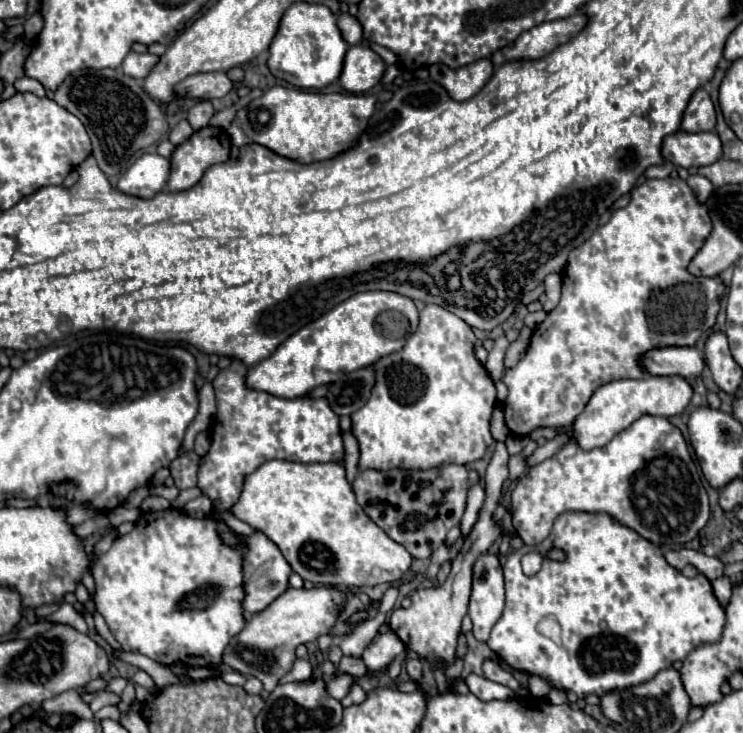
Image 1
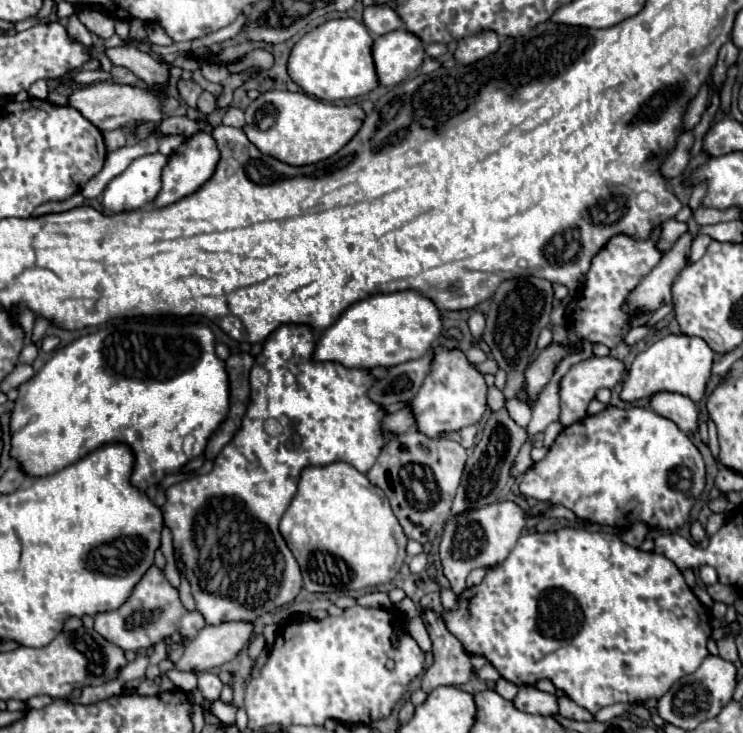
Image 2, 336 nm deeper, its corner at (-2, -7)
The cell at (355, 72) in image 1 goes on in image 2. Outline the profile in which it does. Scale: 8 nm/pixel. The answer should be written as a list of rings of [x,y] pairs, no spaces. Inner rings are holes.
[[[400,28],[374,40],[372,58],[380,86],[394,86],[420,68],[424,44],[414,34]]]

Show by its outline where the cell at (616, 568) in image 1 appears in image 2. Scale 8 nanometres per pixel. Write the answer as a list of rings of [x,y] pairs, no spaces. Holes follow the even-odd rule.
[[[562,528],[558,532],[534,532],[524,534],[518,538],[514,550],[508,554],[502,566],[496,570],[488,570],[484,580],[478,586],[466,588],[458,596],[458,610],[456,612],[444,612],[444,622],[448,630],[464,644],[464,648],[470,654],[480,654],[488,658],[488,662],[500,672],[500,676],[516,686],[528,686],[536,684],[538,680],[552,680],[556,690],[562,690],[570,700],[574,700],[578,706],[586,708],[588,712],[596,714],[600,708],[610,704],[642,704],[646,700],[658,700],[668,692],[668,688],[680,680],[682,676],[692,674],[708,656],[706,642],[712,636],[712,618],[710,610],[694,596],[690,586],[686,584],[682,572],[676,568],[674,562],[670,562],[666,556],[644,552],[638,548],[628,546],[620,540],[616,534],[608,532],[588,532],[582,528]]]

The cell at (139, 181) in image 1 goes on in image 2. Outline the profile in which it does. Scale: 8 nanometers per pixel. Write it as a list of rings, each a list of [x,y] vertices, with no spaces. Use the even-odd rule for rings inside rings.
[[[156,152],[136,158],[120,176],[116,176],[102,194],[106,212],[124,212],[144,208],[160,192],[160,174],[168,156]]]

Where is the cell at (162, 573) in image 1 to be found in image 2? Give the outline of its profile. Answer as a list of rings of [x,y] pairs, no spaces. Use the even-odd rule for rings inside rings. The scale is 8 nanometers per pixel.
[[[154,564],[146,570],[142,580],[134,586],[130,598],[120,608],[96,614],[94,630],[100,636],[104,636],[108,642],[122,648],[124,652],[126,650],[138,652],[138,650],[148,650],[154,644],[166,640],[172,632],[180,632],[184,640],[192,640],[204,626],[206,626],[204,616],[198,610],[190,612],[182,606],[176,588],[166,580],[164,572]]]

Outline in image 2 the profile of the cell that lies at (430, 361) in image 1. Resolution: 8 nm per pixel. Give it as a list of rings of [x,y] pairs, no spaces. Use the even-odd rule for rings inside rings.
[[[434,346],[432,360],[430,360],[430,372],[424,378],[418,394],[406,404],[412,408],[418,432],[422,432],[424,436],[432,440],[438,440],[444,434],[458,432],[460,428],[468,424],[476,424],[488,408],[486,392],[488,392],[488,386],[484,382],[484,376],[478,372],[476,366],[468,362],[464,350]]]

